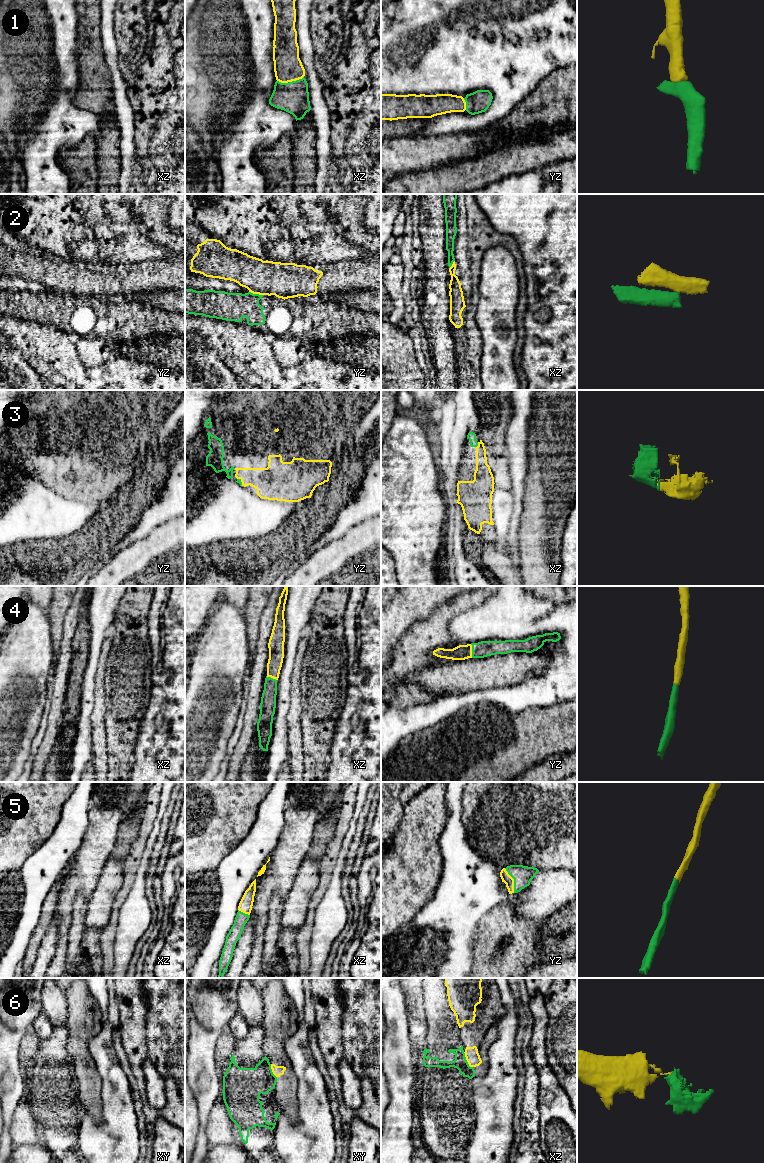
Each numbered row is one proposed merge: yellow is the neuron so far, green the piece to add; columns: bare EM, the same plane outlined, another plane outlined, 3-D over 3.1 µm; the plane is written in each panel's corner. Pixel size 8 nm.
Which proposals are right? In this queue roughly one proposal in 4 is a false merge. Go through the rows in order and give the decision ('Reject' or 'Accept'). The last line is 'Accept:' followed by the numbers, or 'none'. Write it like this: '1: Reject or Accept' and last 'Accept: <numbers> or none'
1: Accept
2: Reject
3: Accept
4: Accept
5: Accept
6: Reject
Accept: 1, 3, 4, 5

